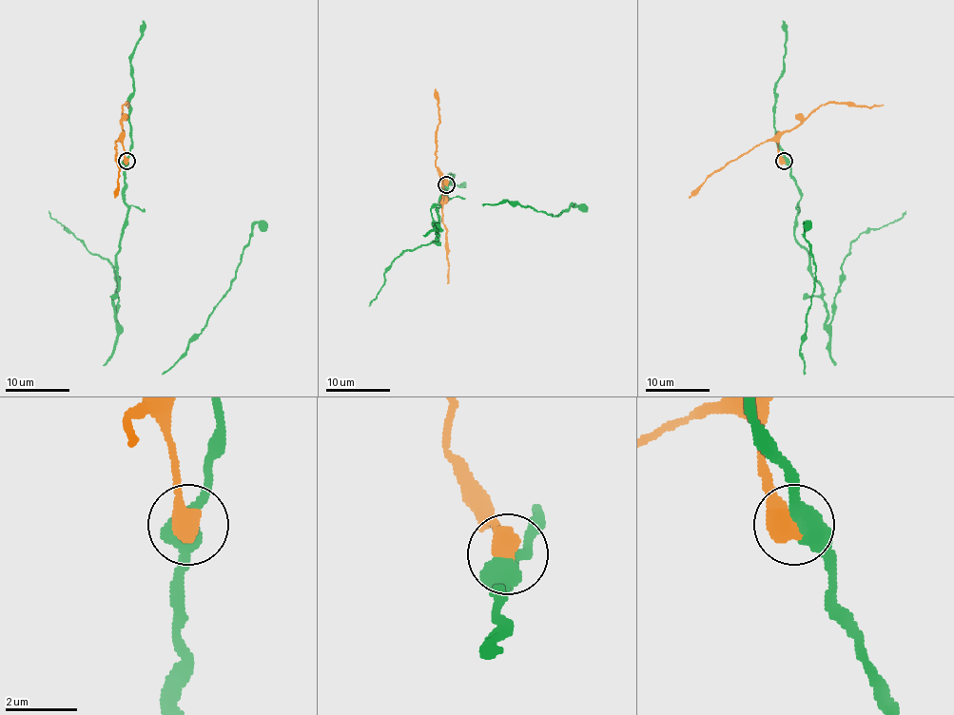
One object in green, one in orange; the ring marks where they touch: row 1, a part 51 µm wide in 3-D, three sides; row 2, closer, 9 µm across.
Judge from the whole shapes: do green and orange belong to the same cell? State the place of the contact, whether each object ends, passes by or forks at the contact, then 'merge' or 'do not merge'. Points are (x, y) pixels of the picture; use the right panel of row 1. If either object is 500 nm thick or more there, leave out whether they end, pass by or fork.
place (784, 161); do not merge

